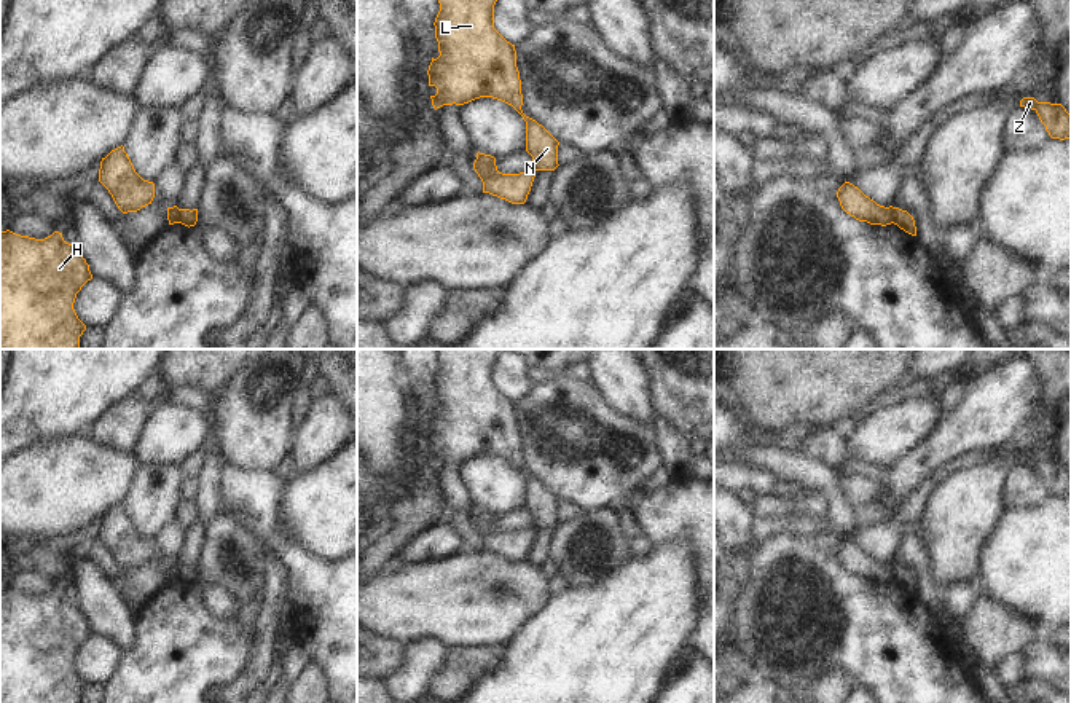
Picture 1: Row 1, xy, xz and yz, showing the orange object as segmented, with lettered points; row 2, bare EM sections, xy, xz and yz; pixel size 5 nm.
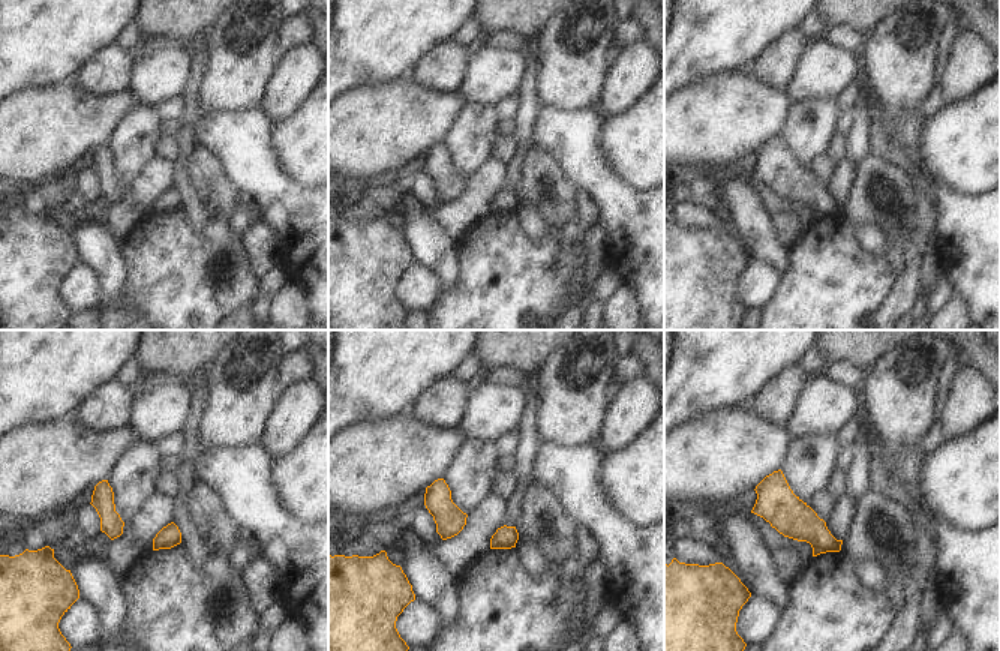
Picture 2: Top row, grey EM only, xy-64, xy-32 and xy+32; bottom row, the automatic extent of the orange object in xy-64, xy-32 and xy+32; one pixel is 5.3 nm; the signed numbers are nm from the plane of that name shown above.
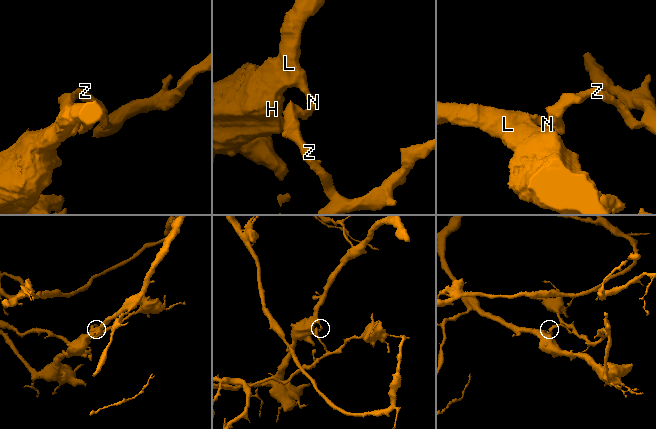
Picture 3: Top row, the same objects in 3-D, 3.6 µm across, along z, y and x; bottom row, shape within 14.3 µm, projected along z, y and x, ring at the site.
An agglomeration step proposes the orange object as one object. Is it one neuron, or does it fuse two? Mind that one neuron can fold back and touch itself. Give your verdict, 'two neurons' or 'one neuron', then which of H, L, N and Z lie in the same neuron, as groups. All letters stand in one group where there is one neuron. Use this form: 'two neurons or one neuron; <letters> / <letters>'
two neurons; H L N / Z

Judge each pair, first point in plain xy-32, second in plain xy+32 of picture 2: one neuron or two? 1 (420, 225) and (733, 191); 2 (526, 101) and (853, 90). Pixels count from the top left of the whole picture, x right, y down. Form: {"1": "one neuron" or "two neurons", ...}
{"1": "one neuron", "2": "two neurons"}

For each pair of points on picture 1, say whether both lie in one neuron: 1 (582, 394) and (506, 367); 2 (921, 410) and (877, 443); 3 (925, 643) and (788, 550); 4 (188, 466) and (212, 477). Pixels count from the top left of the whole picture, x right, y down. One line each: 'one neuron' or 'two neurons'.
1: two neurons
2: one neuron
3: one neuron
4: two neurons

